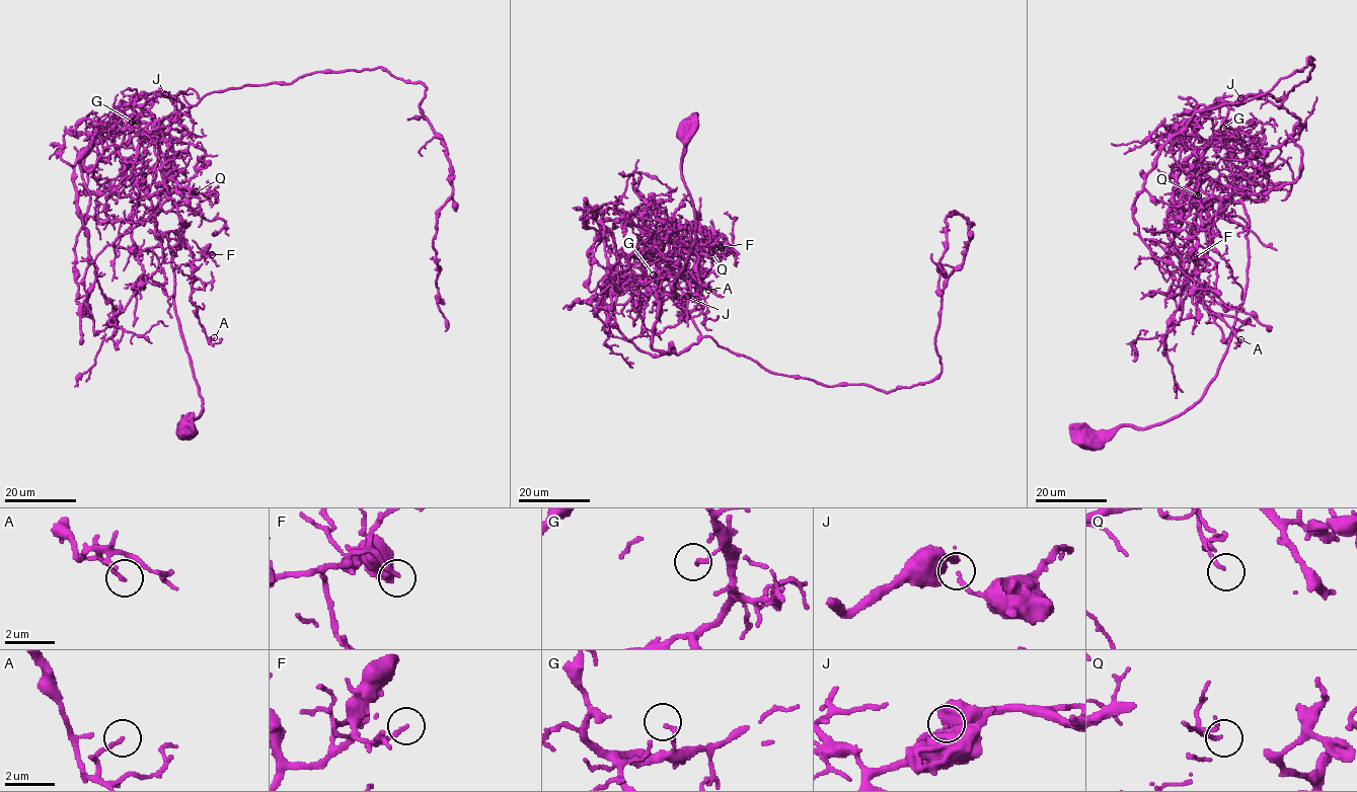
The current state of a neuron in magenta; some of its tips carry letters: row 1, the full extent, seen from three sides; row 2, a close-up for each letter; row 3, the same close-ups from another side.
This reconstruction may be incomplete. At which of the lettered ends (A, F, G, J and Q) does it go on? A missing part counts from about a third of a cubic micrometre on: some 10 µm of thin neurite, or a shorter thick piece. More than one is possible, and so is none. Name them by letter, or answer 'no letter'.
J

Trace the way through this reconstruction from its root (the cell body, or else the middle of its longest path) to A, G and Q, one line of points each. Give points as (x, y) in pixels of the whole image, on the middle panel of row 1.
A: (684, 133), (681, 175), (695, 240), (675, 297), (659, 291), (683, 252), (700, 246), (697, 276), (708, 290)
G: (684, 133), (681, 175), (695, 240), (673, 284), (675, 297), (636, 280), (653, 274)
Q: (684, 133), (681, 175), (695, 240), (676, 295), (662, 297), (659, 284), (685, 249), (704, 242), (711, 252)

